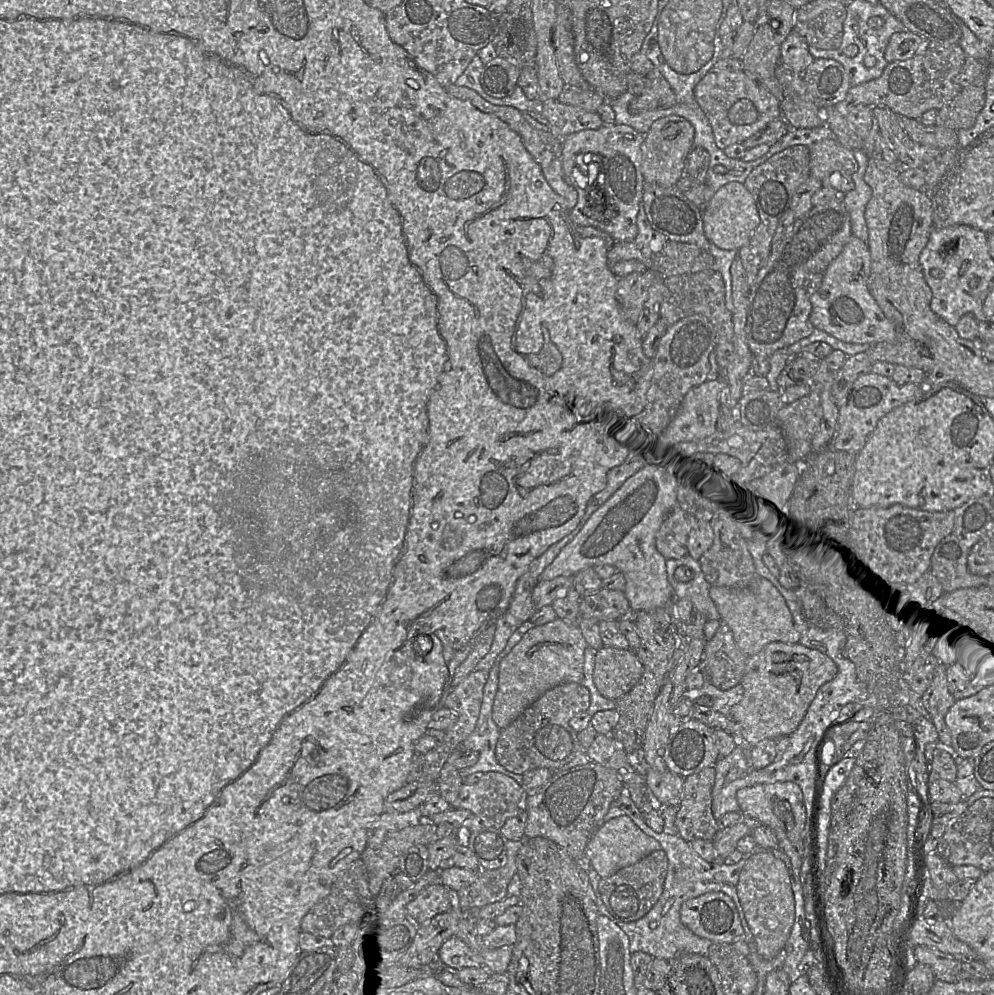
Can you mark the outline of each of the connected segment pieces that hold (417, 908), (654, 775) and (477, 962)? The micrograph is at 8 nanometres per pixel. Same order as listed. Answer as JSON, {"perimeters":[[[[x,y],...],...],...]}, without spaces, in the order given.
{"perimeters":[[[[437,881],[425,887],[406,907],[407,915],[418,923],[426,923],[455,905],[454,894]]],[[[647,768],[643,770],[648,788],[663,805],[678,806],[680,804],[684,786],[682,776],[669,770],[664,772]]],[[[456,935],[448,938],[439,948],[438,957],[447,966],[455,969],[479,967],[487,970],[482,957]]]]}

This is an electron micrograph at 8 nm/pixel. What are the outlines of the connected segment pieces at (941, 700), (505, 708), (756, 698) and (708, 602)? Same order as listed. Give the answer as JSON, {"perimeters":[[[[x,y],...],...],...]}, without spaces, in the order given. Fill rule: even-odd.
{"perimeters":[[[[939,661],[933,680],[922,695],[922,701],[938,732],[939,741],[952,748],[951,733],[946,724],[946,715],[956,701],[955,691],[949,684],[950,666],[951,663],[947,661]]],[[[560,618],[528,630],[500,662],[493,720],[503,730],[549,689],[562,683],[581,683],[587,643],[577,623]]],[[[771,642],[760,652],[748,657],[741,684],[743,698],[731,709],[731,718],[738,725],[738,740],[752,747],[765,739],[778,739],[797,729],[819,688],[837,674],[835,662],[826,654],[800,643]]],[[[687,554],[679,559],[666,560],[667,578],[674,590],[675,599],[688,599],[693,607],[701,612],[707,620],[721,620],[715,603],[710,597],[712,585],[706,580],[701,569],[700,559]],[[679,566],[686,566],[694,571],[690,581],[678,581],[675,571]]]]}

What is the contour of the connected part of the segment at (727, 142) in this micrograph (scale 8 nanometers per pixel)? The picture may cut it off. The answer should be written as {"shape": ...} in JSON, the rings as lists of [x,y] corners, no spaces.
{"shape":[[[743,71],[740,72],[709,72],[695,87],[695,99],[707,117],[712,128],[716,145],[724,150],[728,146],[742,143],[749,139],[771,121],[782,118],[780,103],[761,84],[749,78]]]}

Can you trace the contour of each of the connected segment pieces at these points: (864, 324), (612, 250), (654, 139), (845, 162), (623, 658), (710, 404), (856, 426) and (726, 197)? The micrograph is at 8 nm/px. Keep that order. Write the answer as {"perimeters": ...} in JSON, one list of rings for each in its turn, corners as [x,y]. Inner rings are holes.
{"perimeters":[[[[852,235],[841,253],[829,264],[819,289],[810,298],[810,321],[813,326],[846,343],[874,345],[894,341],[895,326],[868,289],[870,272],[869,246]]],[[[641,200],[637,215],[638,234],[629,242],[612,242],[608,249],[609,264],[618,261],[635,259],[642,262],[648,269],[652,268],[654,255],[659,253],[668,239],[653,229],[649,223],[643,200]]],[[[669,116],[656,121],[645,135],[641,145],[641,173],[645,183],[663,187],[675,186],[679,180],[685,160],[693,147],[694,128],[683,117]]],[[[823,139],[809,146],[810,175],[823,180],[833,172],[852,176],[858,169],[854,152],[837,140]]],[[[606,646],[597,650],[593,682],[603,697],[617,700],[638,683],[642,674],[643,664],[634,650]]],[[[723,379],[707,380],[692,387],[684,396],[680,408],[669,427],[656,439],[655,445],[671,446],[701,440],[717,430],[721,391],[727,385]]],[[[873,372],[859,376],[853,383],[845,403],[839,407],[837,428],[830,444],[831,448],[857,454],[883,416],[901,405],[920,398],[924,390],[925,386],[912,383],[899,385],[893,379]]],[[[730,182],[717,190],[702,211],[703,228],[706,238],[725,250],[739,250],[746,245],[752,233],[760,224],[760,216],[755,200],[745,186]]]]}

